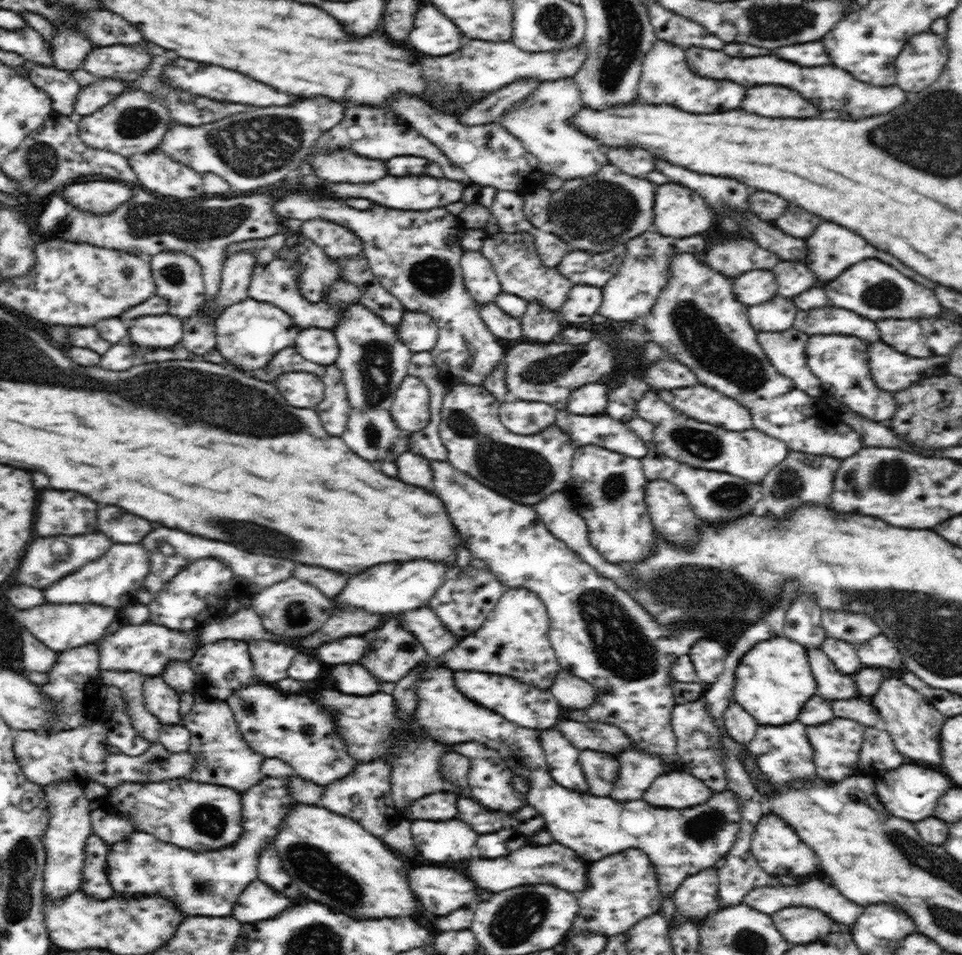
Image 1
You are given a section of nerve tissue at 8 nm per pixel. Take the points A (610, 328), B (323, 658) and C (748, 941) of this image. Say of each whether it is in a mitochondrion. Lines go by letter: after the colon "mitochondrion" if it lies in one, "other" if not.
A: other
B: other
C: mitochondrion

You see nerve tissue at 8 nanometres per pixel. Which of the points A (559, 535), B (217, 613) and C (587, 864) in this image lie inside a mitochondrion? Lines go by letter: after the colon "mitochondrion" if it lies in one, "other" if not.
A: other
B: other
C: other

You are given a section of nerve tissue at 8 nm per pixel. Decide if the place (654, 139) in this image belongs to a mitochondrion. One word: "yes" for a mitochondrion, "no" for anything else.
no

